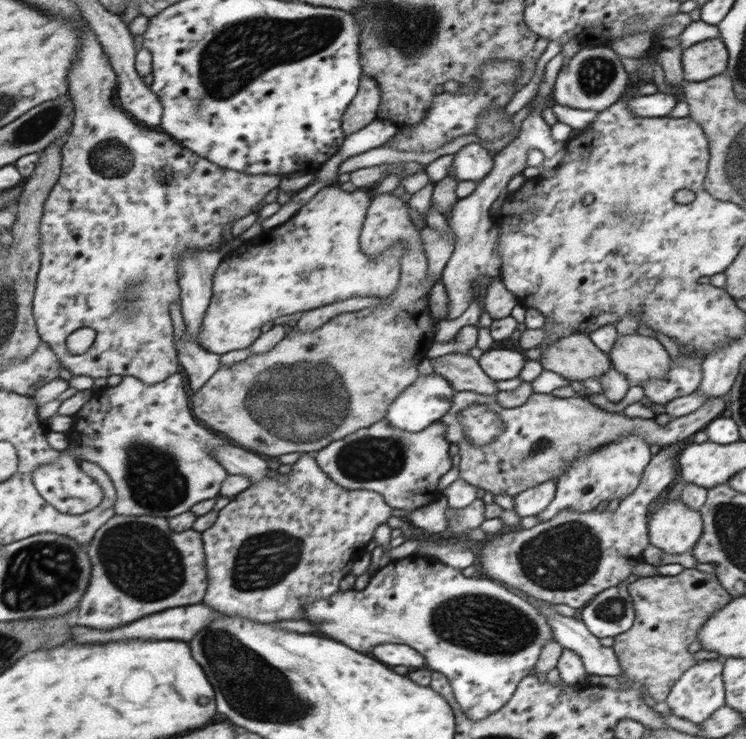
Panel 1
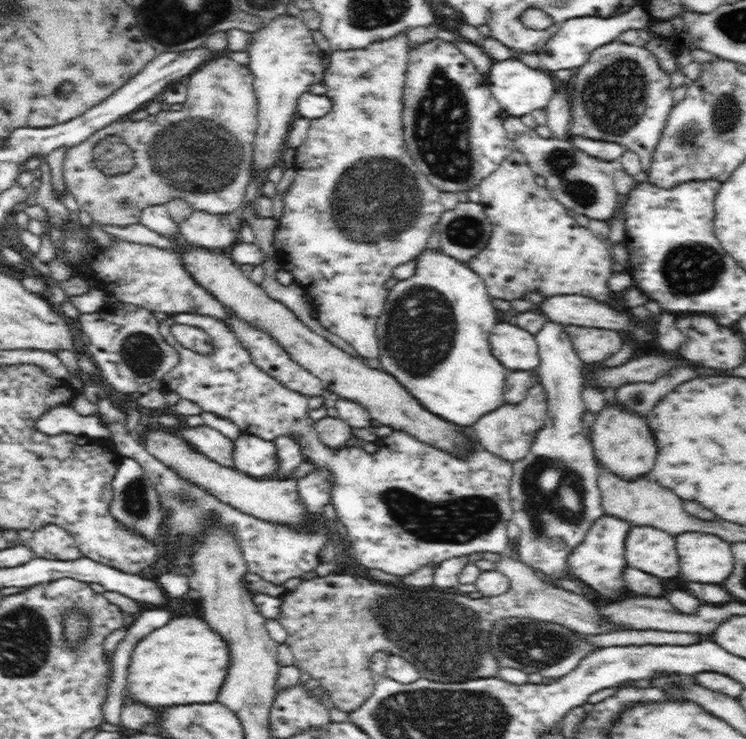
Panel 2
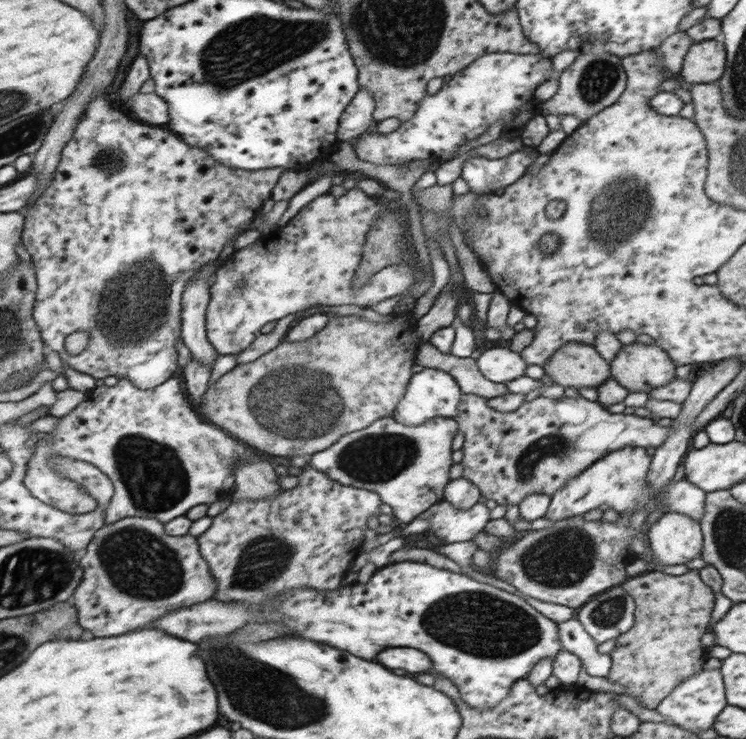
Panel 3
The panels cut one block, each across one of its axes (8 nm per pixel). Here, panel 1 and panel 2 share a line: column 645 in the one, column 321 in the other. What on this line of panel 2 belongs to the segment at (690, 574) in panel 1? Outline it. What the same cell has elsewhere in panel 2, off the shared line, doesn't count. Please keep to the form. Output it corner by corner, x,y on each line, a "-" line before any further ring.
505,554
501,555
500,560
496,562
497,570
504,573
504,576
509,578
509,589
502,595
495,597
487,597
483,599
472,599
464,594
450,594
450,592
434,592
432,589
424,590
423,588
418,588
418,590
412,590
413,587
406,586
402,588
401,586
394,586
391,584
383,584
382,582
374,581
369,577
354,577
353,575
344,573
331,573
327,576
314,576
306,577
304,581
297,581
294,585
287,590
287,592
282,594
283,606
281,607
281,618
280,623
286,629
287,637
284,642
286,646
290,649
293,654
293,664
300,668
302,673
310,674
310,678
318,680
319,688
322,690
322,694
326,697
326,702
330,704
330,707
335,707
344,712
352,712
352,710
359,709
367,698
372,696
373,689
375,688
376,675
370,670
370,658
374,652
385,652
388,654
394,646
400,648
400,654
404,654
404,658
410,658
410,662
420,670
421,678
434,682
462,682
470,681
476,678
494,678
499,677
500,665
493,658
491,652
488,649
488,638
489,632
491,631
493,624
498,619
504,618
534,618
536,620
555,622
562,626
566,626
573,631
581,634
608,634
608,632
618,632
620,630
626,630
627,628
620,625
619,628
615,628
612,622
604,618
603,614
600,612
600,606
593,604
586,597
580,596
574,592
564,590
563,588
556,587
554,584
550,584
547,580
542,577
535,569
528,566
525,562
519,559
514,559
511,556

